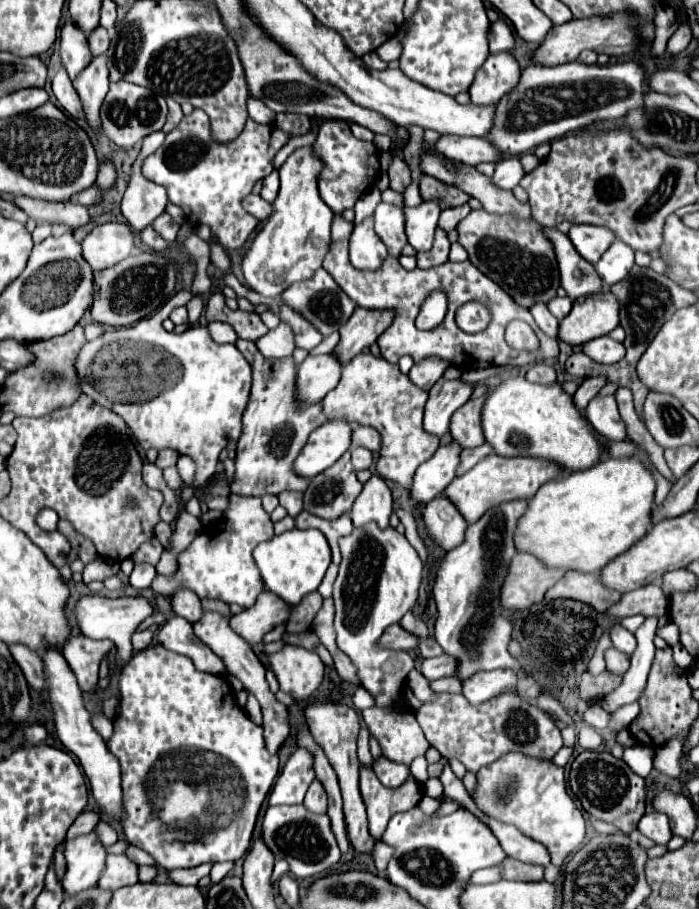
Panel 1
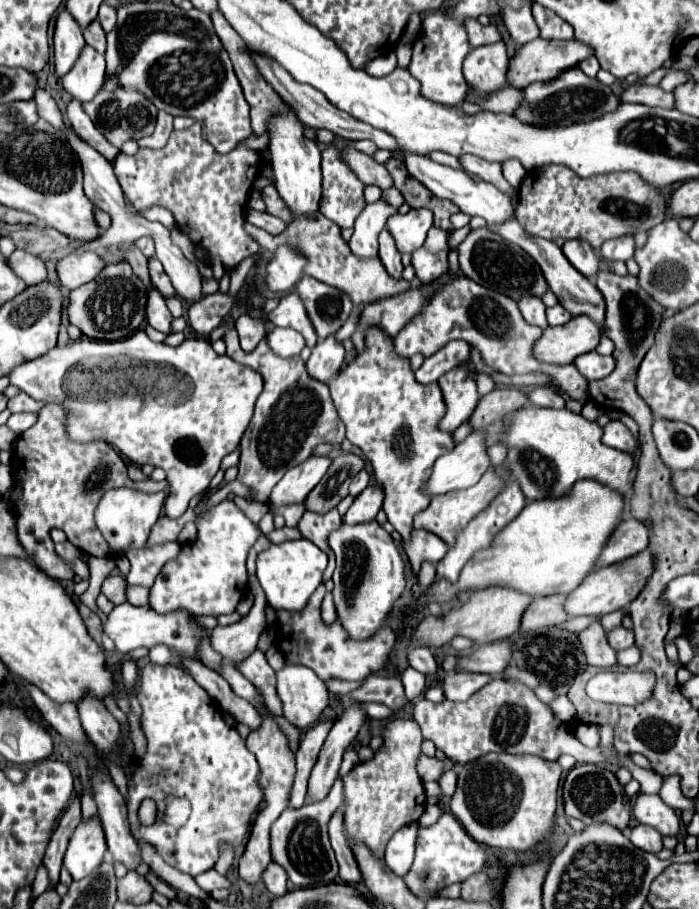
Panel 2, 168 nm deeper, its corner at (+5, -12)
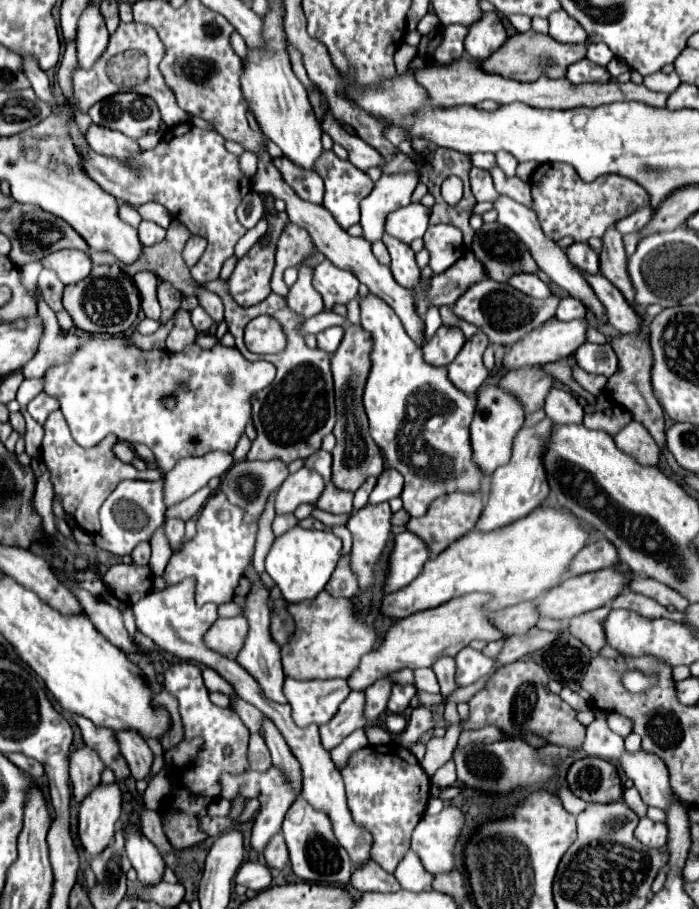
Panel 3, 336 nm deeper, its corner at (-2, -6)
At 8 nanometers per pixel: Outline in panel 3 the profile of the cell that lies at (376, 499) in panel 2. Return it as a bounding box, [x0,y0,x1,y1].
[368,469,404,505]

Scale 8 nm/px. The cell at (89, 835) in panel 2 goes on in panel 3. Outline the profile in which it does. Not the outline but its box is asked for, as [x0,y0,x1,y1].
[78,783,122,855]

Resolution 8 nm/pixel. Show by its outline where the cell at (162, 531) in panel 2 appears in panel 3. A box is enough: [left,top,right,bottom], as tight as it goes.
[166,487,212,521]

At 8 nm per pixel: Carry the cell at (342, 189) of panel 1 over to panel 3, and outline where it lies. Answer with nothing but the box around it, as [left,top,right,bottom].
[316,149,374,229]

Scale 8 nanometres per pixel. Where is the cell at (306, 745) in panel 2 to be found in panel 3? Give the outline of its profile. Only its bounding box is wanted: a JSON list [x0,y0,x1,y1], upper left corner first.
[320,691,364,751]

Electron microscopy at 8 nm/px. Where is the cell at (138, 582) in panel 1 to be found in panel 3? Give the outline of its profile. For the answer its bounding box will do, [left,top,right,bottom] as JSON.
[164,519,184,553]

